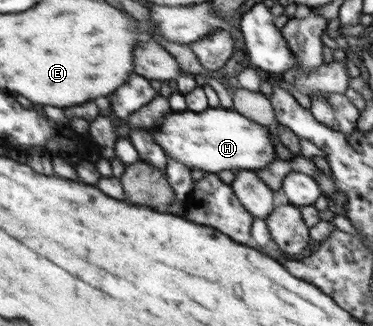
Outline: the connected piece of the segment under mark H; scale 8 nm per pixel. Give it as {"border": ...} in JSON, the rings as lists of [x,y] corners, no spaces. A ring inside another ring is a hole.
{"border":[[[219,106],[202,112],[170,111],[158,125],[142,129],[152,136],[167,158],[174,158],[174,162],[180,162],[190,170],[203,170],[204,174],[216,174],[220,170],[258,170],[277,158],[270,140],[275,130]]]}

